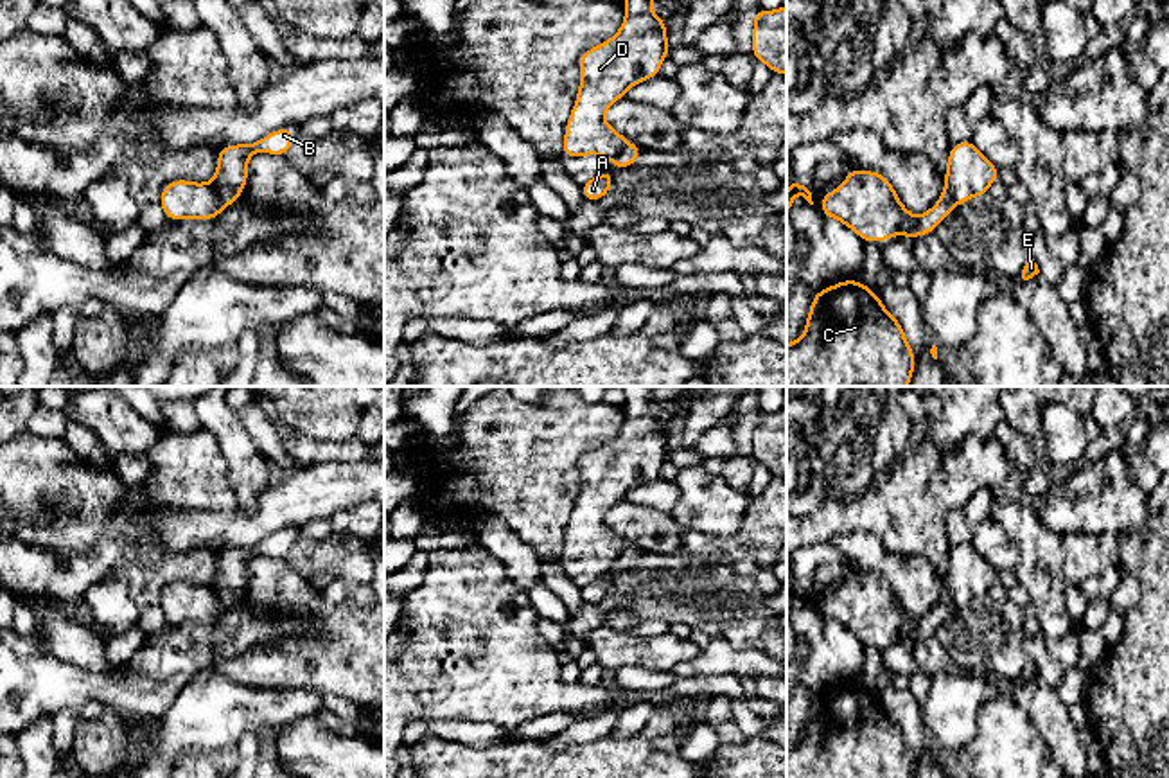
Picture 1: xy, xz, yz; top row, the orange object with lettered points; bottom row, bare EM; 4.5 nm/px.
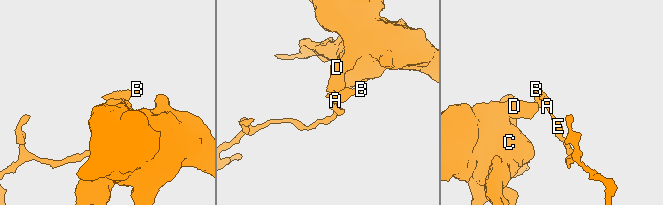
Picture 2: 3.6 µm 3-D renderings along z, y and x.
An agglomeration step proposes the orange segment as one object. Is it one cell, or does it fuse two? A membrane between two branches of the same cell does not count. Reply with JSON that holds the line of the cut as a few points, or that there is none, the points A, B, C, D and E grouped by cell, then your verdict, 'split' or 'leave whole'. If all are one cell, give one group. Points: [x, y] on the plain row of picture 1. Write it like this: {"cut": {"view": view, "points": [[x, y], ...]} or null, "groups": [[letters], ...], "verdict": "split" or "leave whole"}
{"cut": {"view": "xy", "points": [[210, 584], [227, 606]]}, "groups": [["A", "B", "E"], ["C", "D"]], "verdict": "split"}

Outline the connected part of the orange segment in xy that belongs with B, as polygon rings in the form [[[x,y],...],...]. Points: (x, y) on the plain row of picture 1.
[[[280,530],[253,546],[226,546],[217,555],[217,573],[210,584],[215,589],[219,600],[226,607],[237,606],[248,582],[248,561],[253,555],[289,559],[293,543],[294,534],[291,530]]]

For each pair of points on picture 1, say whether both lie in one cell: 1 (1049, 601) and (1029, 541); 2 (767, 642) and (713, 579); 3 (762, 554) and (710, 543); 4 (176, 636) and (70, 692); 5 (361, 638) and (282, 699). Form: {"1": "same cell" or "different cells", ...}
{"1": "same cell", "2": "same cell", "3": "same cell", "4": "same cell", "5": "different cells"}

